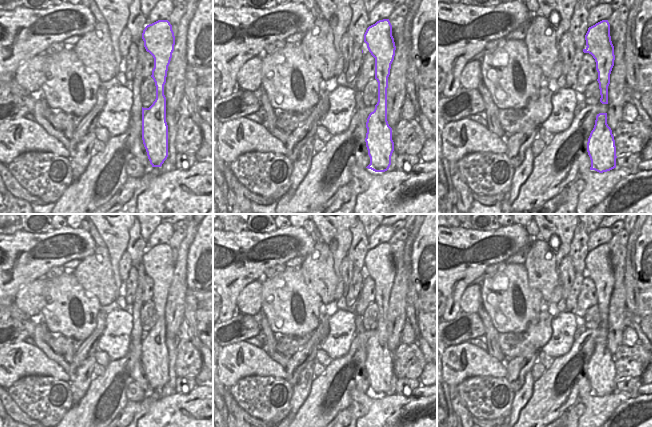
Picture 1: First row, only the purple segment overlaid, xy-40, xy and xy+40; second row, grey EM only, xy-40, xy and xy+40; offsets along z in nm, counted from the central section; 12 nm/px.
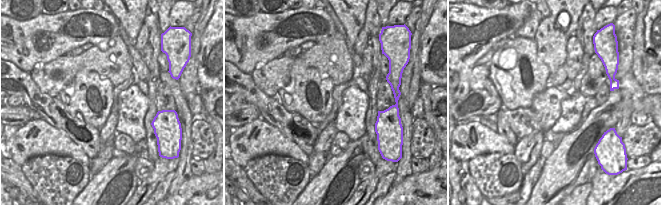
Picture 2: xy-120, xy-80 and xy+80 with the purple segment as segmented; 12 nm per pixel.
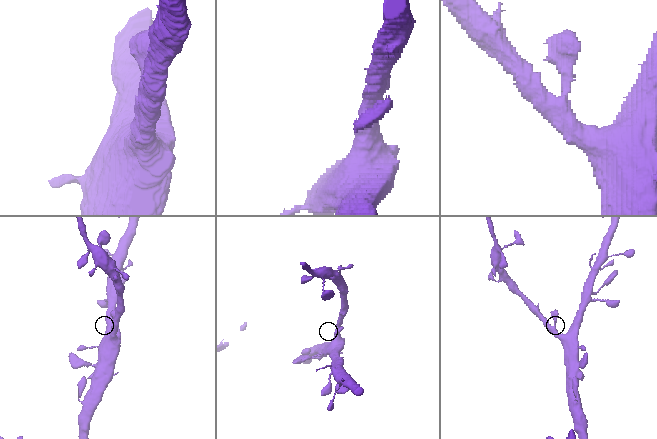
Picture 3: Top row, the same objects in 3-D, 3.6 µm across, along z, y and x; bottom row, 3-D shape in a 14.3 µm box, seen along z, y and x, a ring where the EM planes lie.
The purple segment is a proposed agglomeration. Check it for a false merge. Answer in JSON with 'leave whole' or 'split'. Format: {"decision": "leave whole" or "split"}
{"decision": "leave whole"}

